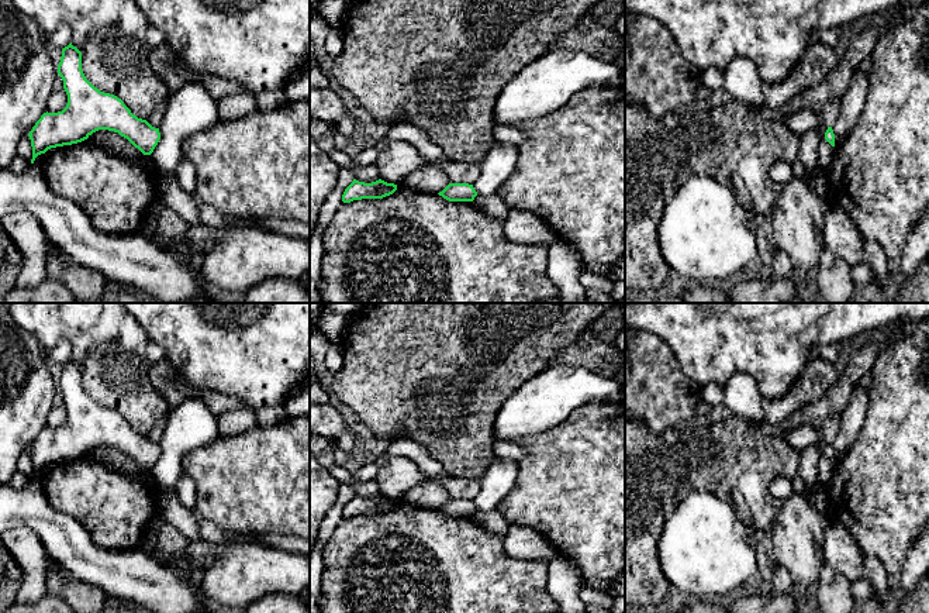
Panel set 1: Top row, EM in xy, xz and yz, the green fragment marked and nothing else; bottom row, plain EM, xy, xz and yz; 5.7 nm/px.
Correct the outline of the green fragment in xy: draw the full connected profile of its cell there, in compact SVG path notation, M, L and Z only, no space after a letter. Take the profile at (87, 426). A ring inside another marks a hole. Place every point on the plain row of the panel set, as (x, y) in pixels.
M72 358L62 365L58 390L63 396L68 420L62 427L44 428L30 447L28 452L32 462L31 479L34 479L38 471L45 469L48 465L82 458L99 445L118 448L144 471L151 471L153 468L160 455L159 444L155 444L146 435L134 431L117 411L100 407L94 403L82 386L82 368L73 362Z

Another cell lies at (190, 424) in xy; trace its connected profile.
M190 397L169 409L159 441L160 455L151 469L160 489L170 489L183 473L183 459L191 451L218 438L217 420L206 402Z

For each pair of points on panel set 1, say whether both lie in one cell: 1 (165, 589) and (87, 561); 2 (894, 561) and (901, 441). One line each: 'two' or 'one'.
1: one
2: one

